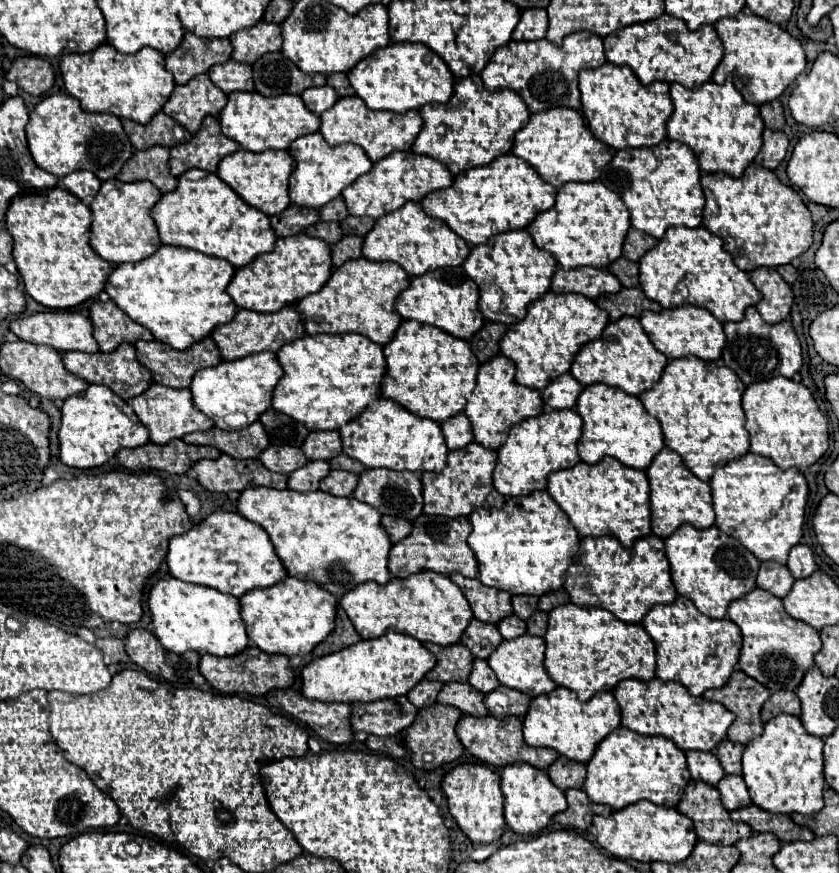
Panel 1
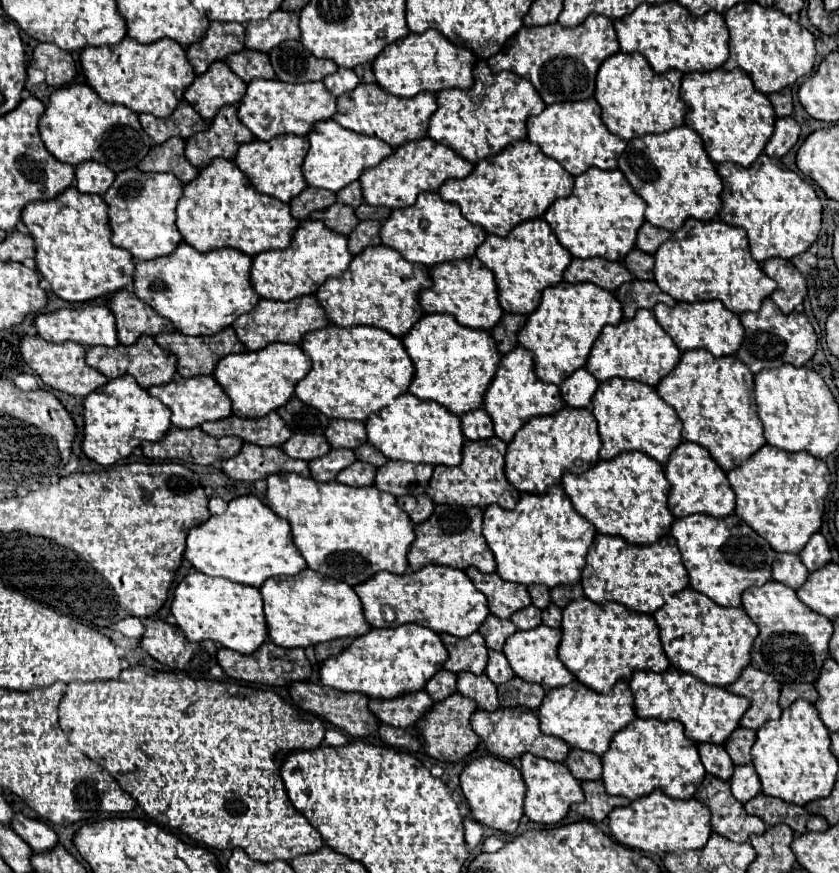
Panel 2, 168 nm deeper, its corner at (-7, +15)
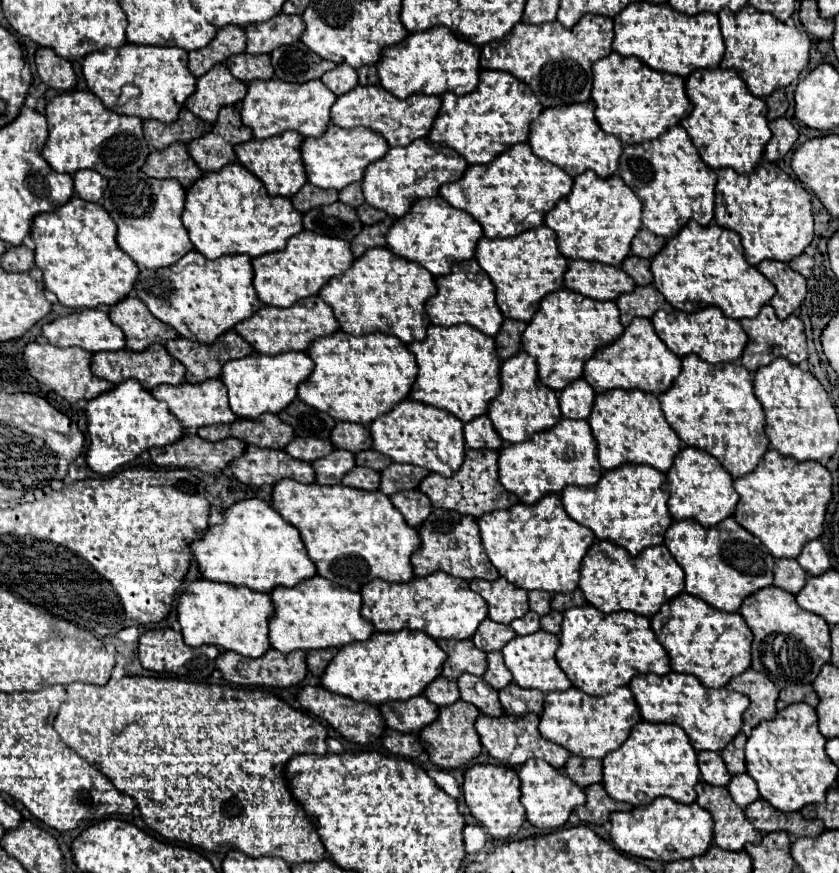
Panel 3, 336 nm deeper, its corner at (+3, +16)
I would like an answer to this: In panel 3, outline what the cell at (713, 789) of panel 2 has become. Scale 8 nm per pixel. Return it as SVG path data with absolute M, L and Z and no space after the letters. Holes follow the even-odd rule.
M700 782L696 792L696 804L712 814L716 846L724 850L742 850L748 842L760 844L762 834L746 820L744 810L730 798L726 788Z

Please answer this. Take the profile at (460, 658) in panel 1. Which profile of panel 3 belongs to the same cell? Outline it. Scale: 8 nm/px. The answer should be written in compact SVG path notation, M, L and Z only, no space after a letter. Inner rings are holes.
M438 640L438 646L448 654L442 670L444 678L458 680L464 672L474 676L486 672L486 652L478 650L472 640Z

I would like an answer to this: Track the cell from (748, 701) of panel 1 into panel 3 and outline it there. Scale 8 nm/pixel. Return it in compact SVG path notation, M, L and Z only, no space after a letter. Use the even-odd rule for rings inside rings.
M748 668L740 676L732 678L728 688L742 692L750 698L744 720L746 728L756 728L762 720L772 720L776 716L776 700L780 690L762 672L754 672L752 668Z

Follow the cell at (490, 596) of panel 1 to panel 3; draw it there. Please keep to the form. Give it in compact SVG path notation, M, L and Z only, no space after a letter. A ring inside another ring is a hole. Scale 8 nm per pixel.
M504 578L494 582L488 580L472 580L470 589L478 592L490 606L490 620L500 624L510 624L518 616L524 616L528 608L526 590L510 584Z

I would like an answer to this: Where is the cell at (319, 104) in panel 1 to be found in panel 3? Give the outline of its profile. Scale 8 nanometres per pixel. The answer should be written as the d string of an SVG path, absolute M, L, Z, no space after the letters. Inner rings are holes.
M336 66L334 70L330 70L322 76L322 82L336 96L342 96L358 86L358 74L356 74L356 70L352 70L352 66Z

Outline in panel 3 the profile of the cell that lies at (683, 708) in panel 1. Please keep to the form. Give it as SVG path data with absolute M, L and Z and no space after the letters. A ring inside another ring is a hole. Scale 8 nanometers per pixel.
M670 672L664 676L640 674L630 682L630 690L636 696L642 720L678 724L688 736L696 752L710 750L720 752L744 726L744 712L750 704L748 696L730 688L704 688L700 680L688 674Z

